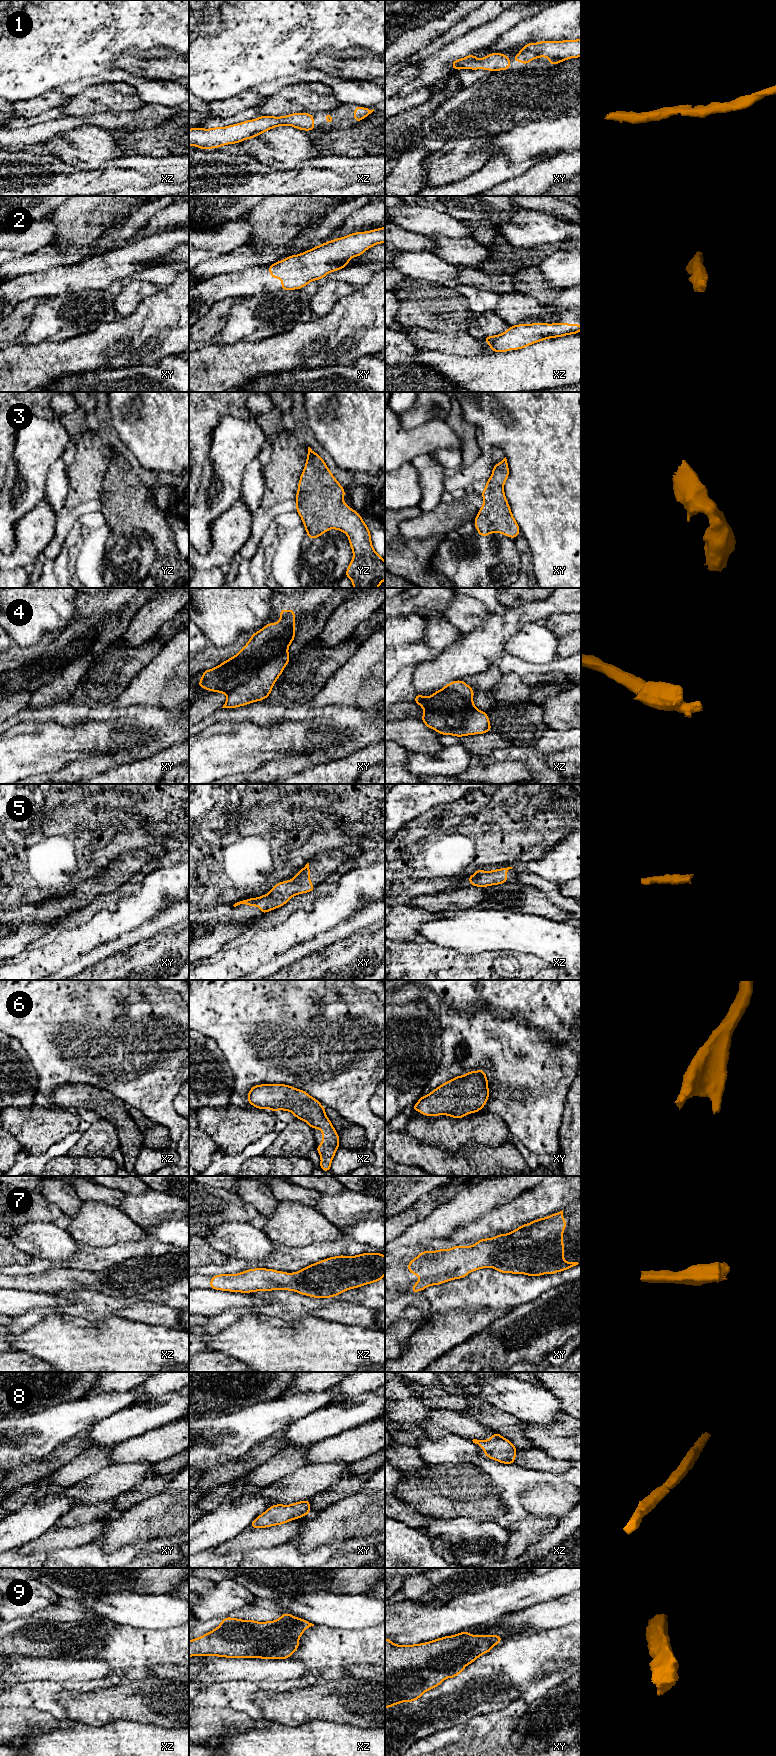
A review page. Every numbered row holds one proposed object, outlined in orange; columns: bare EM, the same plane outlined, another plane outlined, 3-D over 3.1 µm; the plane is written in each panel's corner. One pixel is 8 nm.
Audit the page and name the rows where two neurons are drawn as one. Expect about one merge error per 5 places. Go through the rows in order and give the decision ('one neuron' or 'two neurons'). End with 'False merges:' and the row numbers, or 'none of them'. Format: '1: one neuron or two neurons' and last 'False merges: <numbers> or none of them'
1: one neuron
2: one neuron
3: one neuron
4: one neuron
5: one neuron
6: one neuron
7: one neuron
8: one neuron
9: one neuron
False merges: none of them

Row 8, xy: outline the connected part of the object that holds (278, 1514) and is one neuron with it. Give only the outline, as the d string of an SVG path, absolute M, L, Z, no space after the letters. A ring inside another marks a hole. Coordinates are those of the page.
M309 1499L290 1505L276 1504L255 1518L250 1528L266 1528L281 1525L294 1519L299 1519L309 1513L311 1513Z

